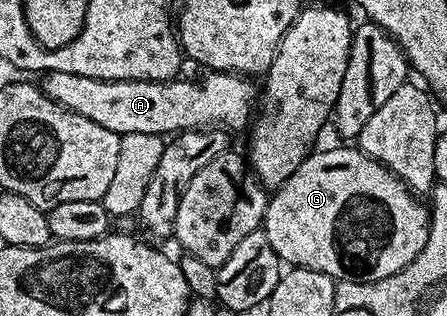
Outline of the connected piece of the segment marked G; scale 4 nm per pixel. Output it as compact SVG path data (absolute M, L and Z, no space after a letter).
M350 146L350 148L329 148L326 152L314 150L295 170L295 174L291 174L291 178L284 180L280 188L276 189L268 197L265 205L263 231L267 234L267 242L271 242L271 250L275 250L275 254L286 265L319 270L323 274L332 276L334 281L379 282L379 278L391 278L391 274L399 274L399 270L403 270L408 266L420 254L423 246L427 246L430 209L426 205L424 208L417 200L420 199L409 191L409 188L390 168L384 168L378 160L373 160L366 152L362 152L356 146Z

